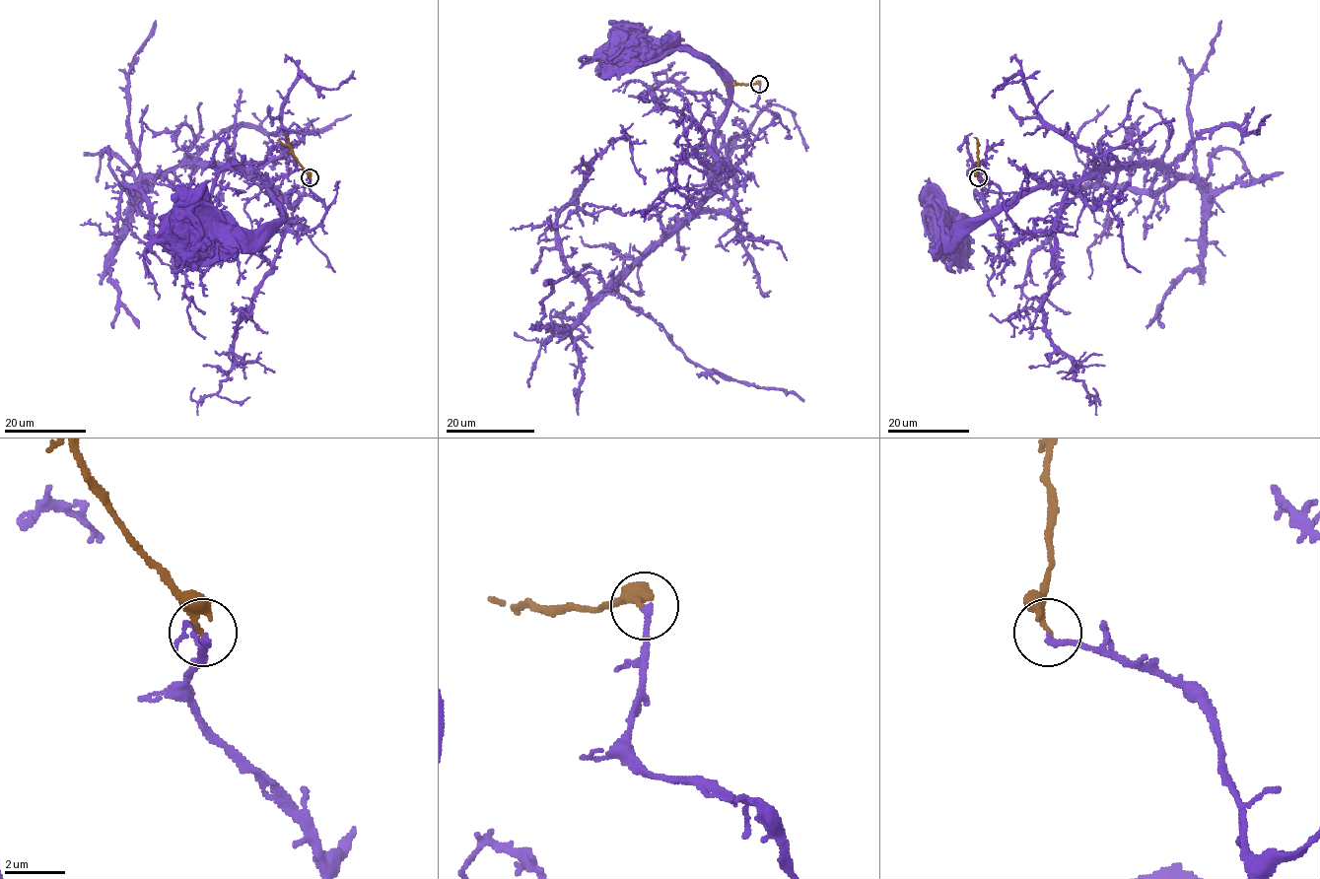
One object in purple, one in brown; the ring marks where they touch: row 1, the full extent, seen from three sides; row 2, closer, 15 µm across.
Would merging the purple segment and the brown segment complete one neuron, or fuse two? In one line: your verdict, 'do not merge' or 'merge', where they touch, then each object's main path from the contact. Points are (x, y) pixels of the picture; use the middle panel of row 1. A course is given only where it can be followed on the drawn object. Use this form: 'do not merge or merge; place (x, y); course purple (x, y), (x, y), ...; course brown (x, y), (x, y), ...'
merge; place (759, 84); course purple (760, 84), (757, 104), (777, 114), (721, 178), (723, 77), (688, 50), (617, 58); course brown (759, 84), (724, 84)

